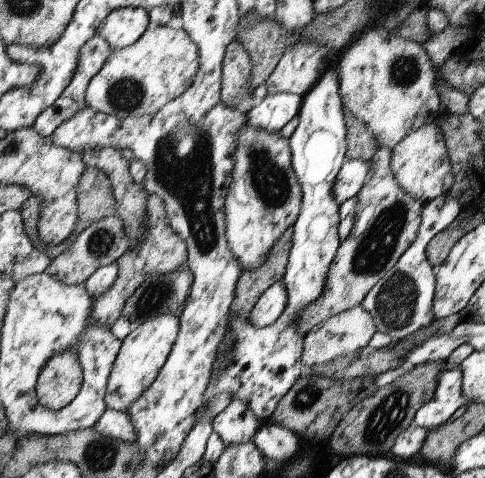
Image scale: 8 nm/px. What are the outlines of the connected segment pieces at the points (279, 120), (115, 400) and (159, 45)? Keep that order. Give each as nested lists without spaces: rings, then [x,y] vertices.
[[[269,93],[247,114],[251,126],[267,131],[282,131],[300,113],[303,98],[295,93]]]
[[[167,313],[132,328],[132,332],[122,341],[120,355],[109,377],[108,391],[105,393],[107,409],[128,412],[129,408],[156,382],[176,346],[180,325],[180,318]]]
[[[171,23],[148,27],[137,42],[111,52],[102,69],[88,84],[85,104],[97,112],[122,119],[153,116],[192,86],[198,68],[198,44],[192,40],[184,26]]]

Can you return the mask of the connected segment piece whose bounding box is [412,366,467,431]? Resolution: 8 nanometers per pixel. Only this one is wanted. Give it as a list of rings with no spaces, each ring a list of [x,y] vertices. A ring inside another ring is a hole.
[[[446,368],[437,381],[432,399],[426,402],[414,416],[413,425],[430,431],[439,428],[450,420],[458,408],[467,405],[462,395],[462,372],[458,368]]]

